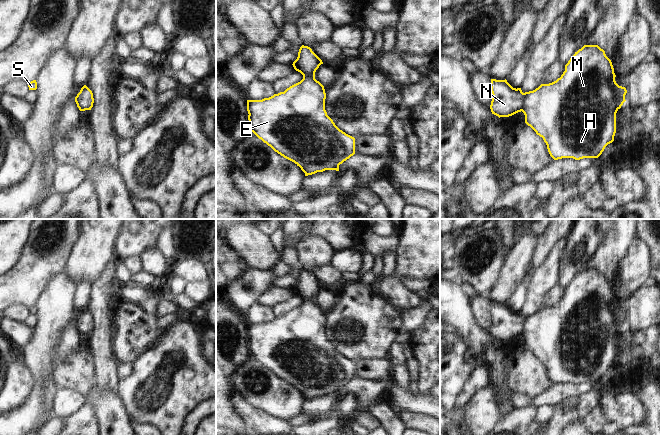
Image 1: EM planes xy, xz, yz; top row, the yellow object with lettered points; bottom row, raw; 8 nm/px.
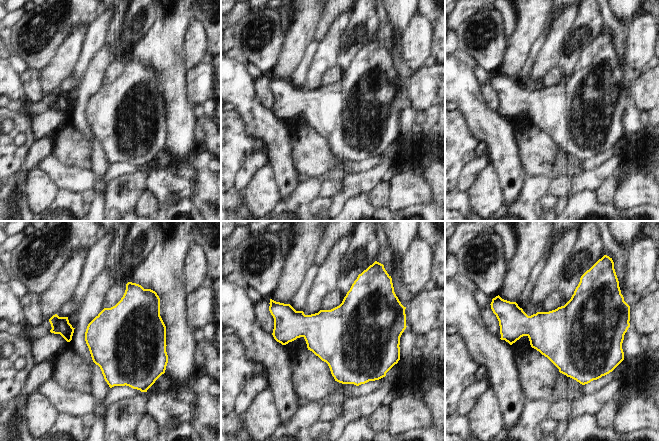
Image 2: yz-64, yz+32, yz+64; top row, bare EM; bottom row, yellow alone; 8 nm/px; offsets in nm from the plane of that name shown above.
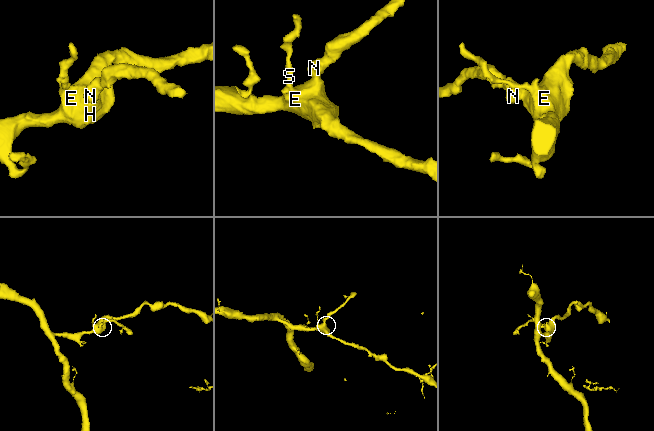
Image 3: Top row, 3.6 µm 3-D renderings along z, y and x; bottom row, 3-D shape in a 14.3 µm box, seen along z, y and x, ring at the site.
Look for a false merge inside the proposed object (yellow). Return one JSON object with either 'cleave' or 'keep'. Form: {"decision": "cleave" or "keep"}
{"decision": "keep"}

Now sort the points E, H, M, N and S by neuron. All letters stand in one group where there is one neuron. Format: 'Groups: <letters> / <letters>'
Groups: E H M N S

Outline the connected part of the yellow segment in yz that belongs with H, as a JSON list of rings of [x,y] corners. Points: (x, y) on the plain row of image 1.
[[[584,269],[570,282],[560,302],[549,308],[541,308],[533,315],[523,317],[521,312],[513,312],[506,303],[491,303],[490,311],[493,321],[490,333],[492,338],[499,342],[509,341],[522,335],[525,339],[525,347],[543,362],[554,384],[598,382],[605,371],[614,365],[616,337],[626,325],[627,314],[616,307],[615,301],[612,286],[605,275],[598,269]]]

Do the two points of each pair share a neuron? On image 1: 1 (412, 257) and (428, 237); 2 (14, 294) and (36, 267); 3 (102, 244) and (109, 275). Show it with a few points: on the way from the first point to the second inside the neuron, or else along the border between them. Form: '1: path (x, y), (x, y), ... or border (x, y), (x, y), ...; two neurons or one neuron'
1: path (417, 252), (427, 242); one neuron
2: path (19, 287), (30, 274); one neuron
3: border (111, 259), (92, 283); two neurons

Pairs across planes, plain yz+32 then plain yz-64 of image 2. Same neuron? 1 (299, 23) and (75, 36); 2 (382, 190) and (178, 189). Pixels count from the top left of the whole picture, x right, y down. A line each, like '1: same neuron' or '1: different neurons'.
1: same neuron
2: different neurons

